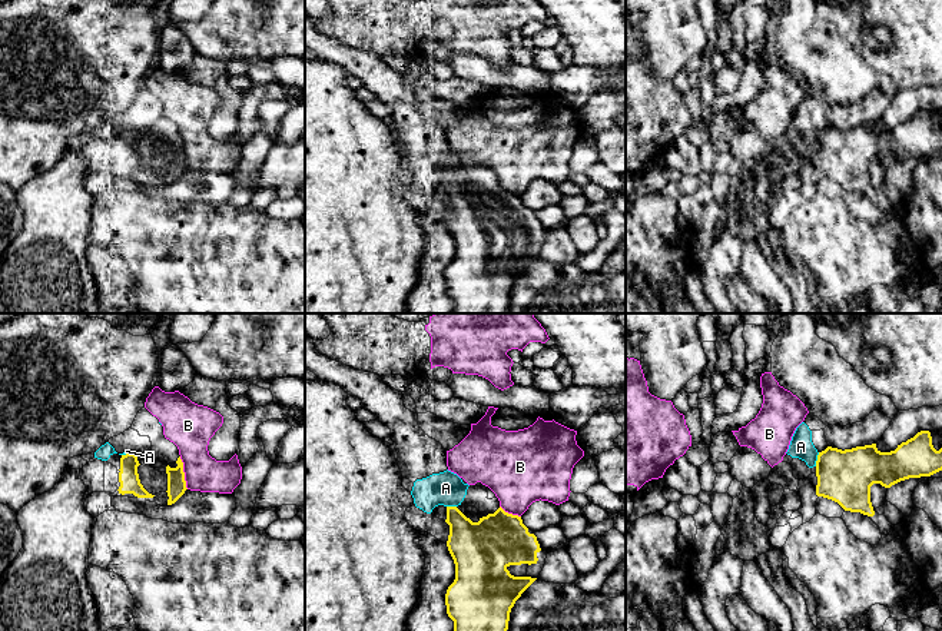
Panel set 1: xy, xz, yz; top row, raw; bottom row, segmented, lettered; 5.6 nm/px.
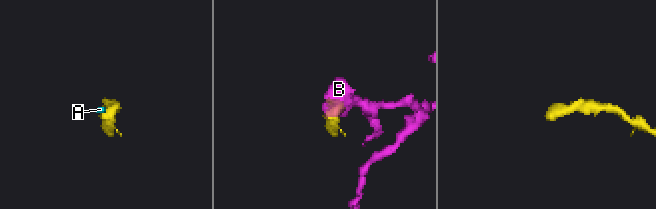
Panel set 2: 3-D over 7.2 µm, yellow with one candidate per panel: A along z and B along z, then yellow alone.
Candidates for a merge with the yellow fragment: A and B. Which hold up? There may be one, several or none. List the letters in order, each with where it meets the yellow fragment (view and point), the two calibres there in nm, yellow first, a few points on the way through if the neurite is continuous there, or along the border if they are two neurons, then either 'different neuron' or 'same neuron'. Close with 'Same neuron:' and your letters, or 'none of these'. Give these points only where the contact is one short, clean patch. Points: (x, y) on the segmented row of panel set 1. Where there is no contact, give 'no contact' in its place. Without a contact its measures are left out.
A: yz (818, 460) | 300/130 nm | different neuron
B: xy (183, 472) | 110/240 nm | along xy (179, 457), (188, 488) | different neuron
Same neuron: none of these

